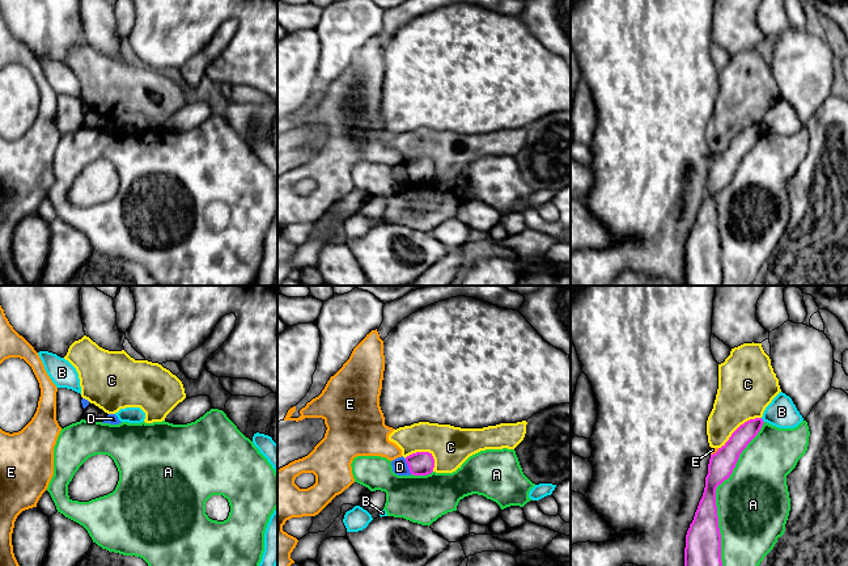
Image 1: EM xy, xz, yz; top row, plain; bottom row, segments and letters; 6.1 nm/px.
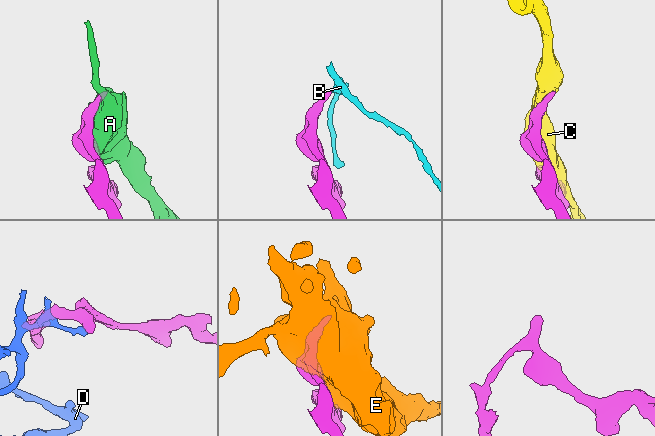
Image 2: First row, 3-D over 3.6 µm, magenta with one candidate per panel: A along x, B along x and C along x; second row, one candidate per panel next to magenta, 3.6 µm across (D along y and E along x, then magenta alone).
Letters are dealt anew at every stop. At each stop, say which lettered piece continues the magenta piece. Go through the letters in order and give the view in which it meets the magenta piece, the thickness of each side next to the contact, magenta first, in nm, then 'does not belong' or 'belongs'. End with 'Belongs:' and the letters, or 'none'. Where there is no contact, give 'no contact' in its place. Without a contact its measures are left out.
A: yz | 220/440 nm | does not belong
B: yz | 120/180 nm | does not belong
C: yz | 160/340 nm | does not belong
D: xz | 140/100 nm | does not belong
E: yz | 160/30 nm | does not belong
Belongs: none

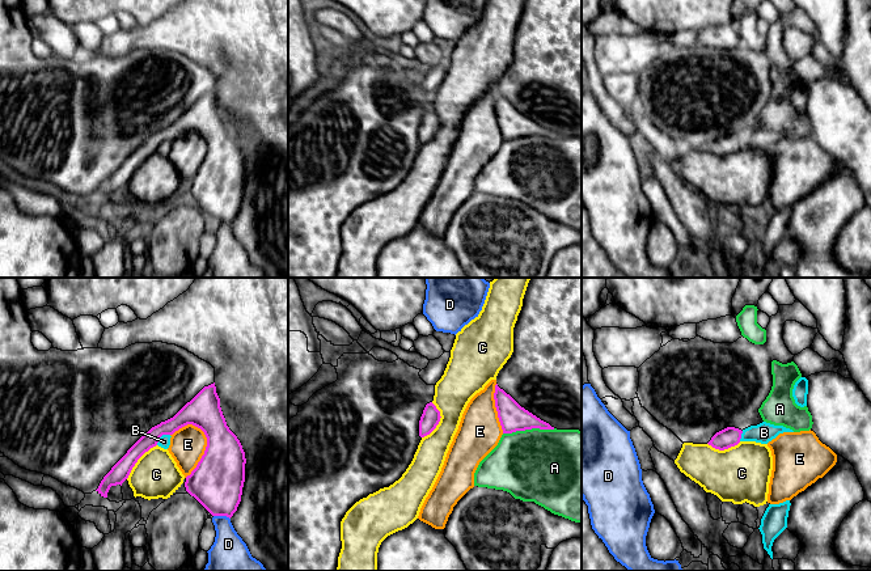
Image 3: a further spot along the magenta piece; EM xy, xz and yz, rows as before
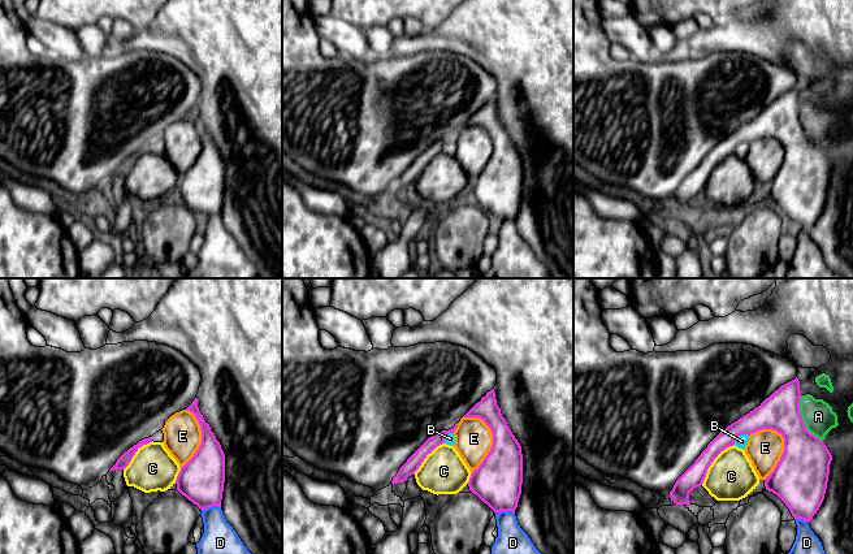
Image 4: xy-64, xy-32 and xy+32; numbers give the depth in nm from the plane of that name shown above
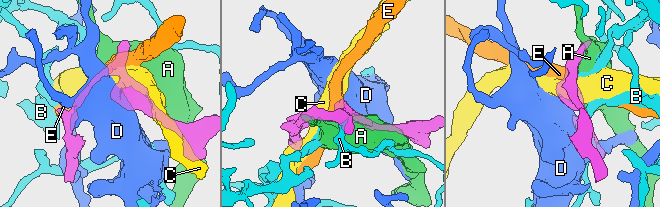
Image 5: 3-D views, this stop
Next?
A: xz | 170/440 nm | does not belong
B: xy | 150/70 nm | does not belong
C: xz | 120/220 nm | does not belong
D: xy | 320/240 nm | does not belong
E: xy | 320/220 nm | does not belong
Belongs: none

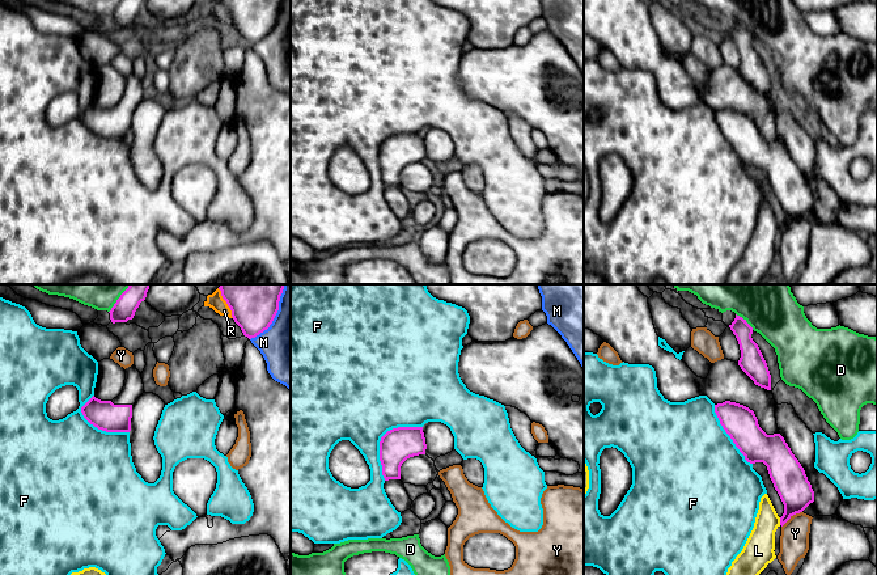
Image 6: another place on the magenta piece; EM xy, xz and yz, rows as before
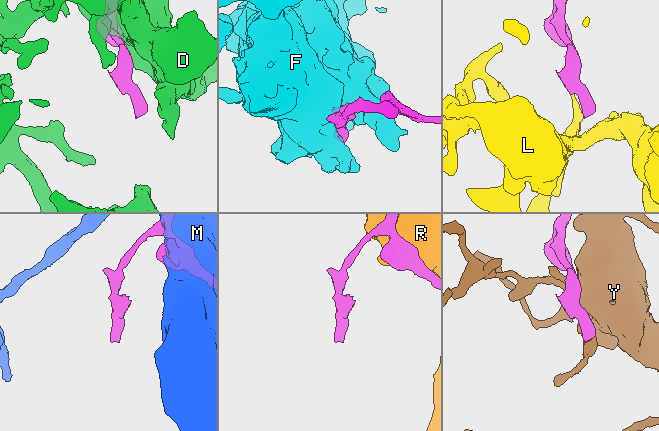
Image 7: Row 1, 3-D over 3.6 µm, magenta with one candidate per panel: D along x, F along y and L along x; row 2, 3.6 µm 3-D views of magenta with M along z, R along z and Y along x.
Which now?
D: yz | 150/300 nm | does not belong
F: xz | 200/460 nm | does not belong
L: yz | 200/190 nm | belongs
M: xy | 240/360 nm | does not belong
R: xy | 240/90 nm | does not belong
Y: yz | 200/180 nm | does not belong
Belongs: L

